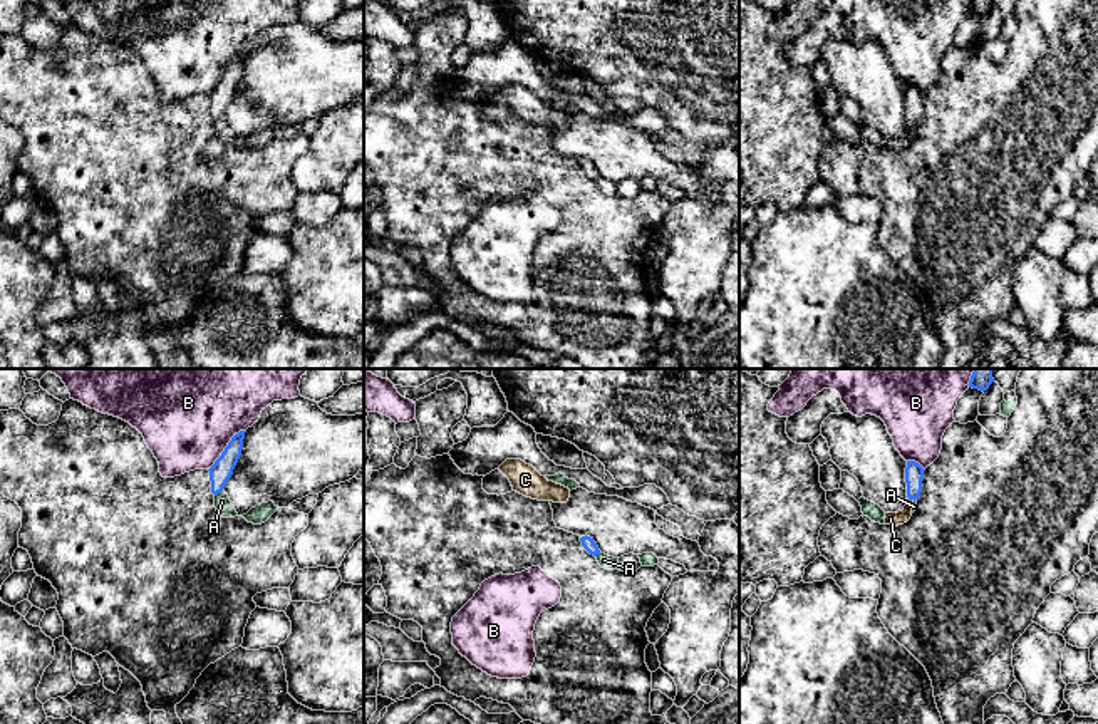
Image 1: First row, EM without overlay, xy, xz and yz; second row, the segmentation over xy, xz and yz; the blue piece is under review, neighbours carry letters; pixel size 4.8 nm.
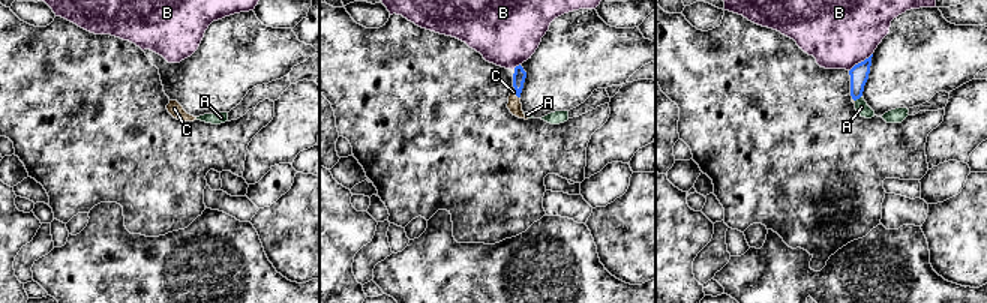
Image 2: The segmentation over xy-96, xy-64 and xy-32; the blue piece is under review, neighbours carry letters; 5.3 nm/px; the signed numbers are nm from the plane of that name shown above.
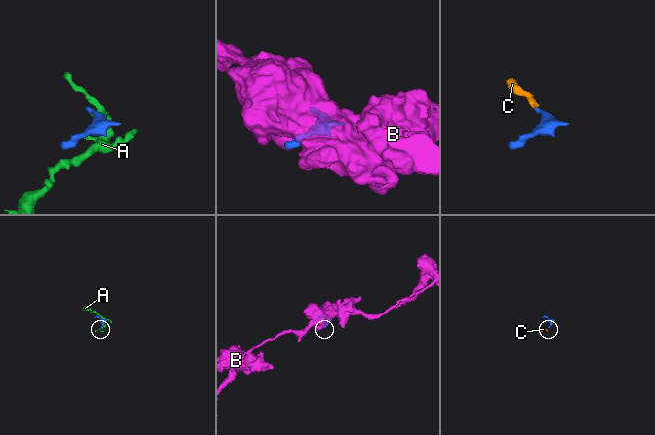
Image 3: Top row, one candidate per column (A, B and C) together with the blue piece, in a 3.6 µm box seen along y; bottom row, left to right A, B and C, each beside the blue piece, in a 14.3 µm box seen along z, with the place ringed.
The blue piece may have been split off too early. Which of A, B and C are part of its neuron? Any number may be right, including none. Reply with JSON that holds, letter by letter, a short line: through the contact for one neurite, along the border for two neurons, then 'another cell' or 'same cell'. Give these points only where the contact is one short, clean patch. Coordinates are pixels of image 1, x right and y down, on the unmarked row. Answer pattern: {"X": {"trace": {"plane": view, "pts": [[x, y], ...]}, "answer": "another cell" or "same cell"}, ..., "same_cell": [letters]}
{"A": {"answer": "another cell"}, "B": {"answer": "another cell"}, "C": {"trace": {"plane": "yz", "pts": [[914, 98], [911, 123], [902, 141]]}, "answer": "same cell"}, "same_cell": ["C"]}

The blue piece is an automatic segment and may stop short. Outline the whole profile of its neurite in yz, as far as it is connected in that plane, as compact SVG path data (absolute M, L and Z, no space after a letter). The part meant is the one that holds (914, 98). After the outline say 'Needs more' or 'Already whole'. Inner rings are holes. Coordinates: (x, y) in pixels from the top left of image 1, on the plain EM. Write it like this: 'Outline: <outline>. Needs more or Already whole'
Outline: M907 85L905 107L907 107L907 126L902 136L885 137L885 149L904 149L912 141L914 126L919 124L922 117L924 92L915 85Z. Needs more

